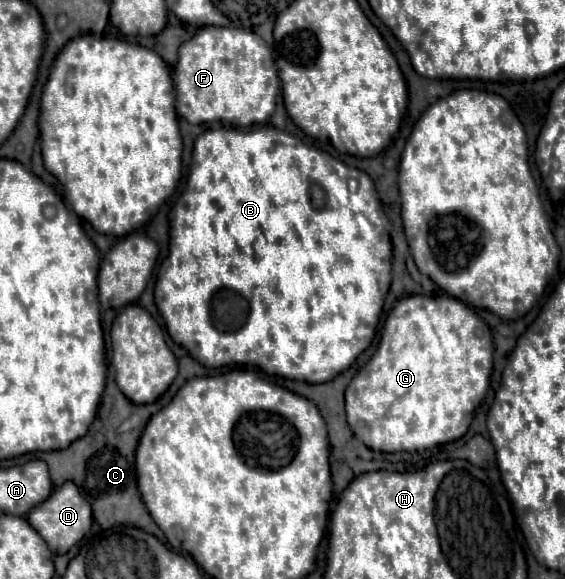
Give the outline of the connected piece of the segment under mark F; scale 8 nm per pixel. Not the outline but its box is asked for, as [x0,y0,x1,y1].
[174,26,280,128]

